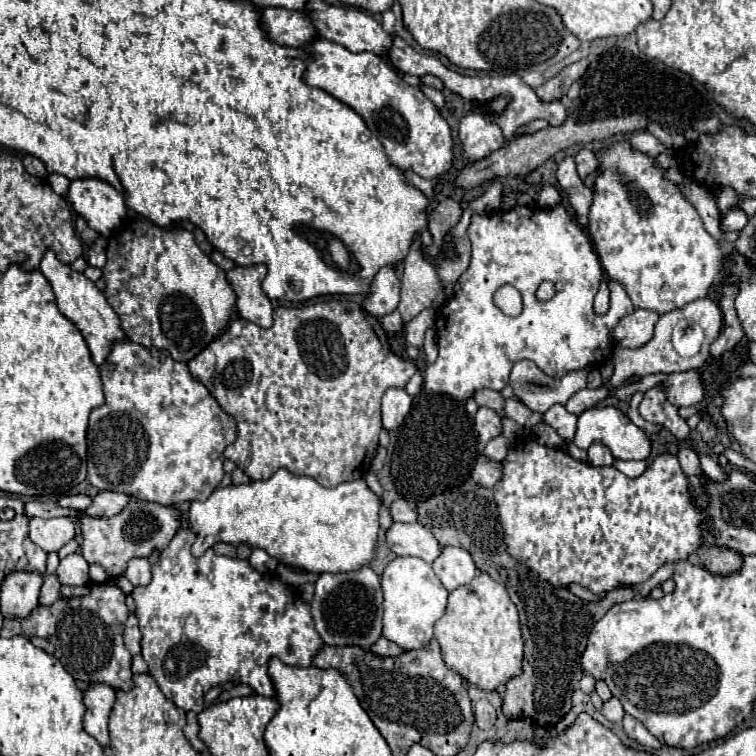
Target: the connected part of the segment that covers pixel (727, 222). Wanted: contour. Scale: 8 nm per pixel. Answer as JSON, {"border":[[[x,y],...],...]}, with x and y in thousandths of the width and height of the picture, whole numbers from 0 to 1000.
{"border":[[[968,278],[952,291],[952,304],[955,307],[979,307],[981,299],[987,299],[989,286],[981,278]]]}

